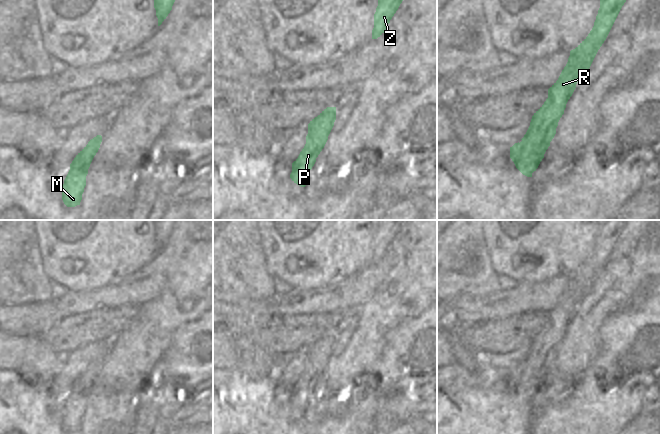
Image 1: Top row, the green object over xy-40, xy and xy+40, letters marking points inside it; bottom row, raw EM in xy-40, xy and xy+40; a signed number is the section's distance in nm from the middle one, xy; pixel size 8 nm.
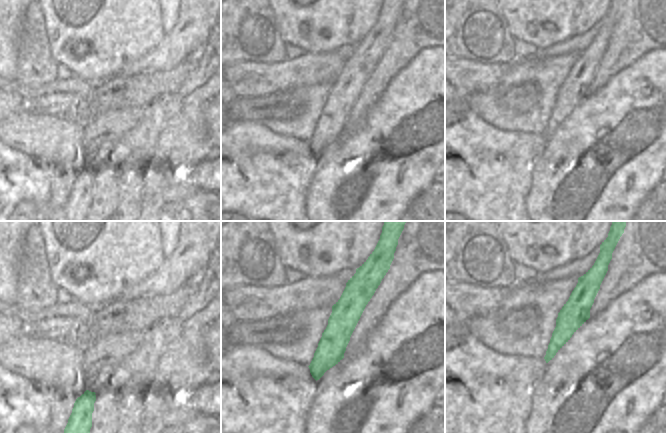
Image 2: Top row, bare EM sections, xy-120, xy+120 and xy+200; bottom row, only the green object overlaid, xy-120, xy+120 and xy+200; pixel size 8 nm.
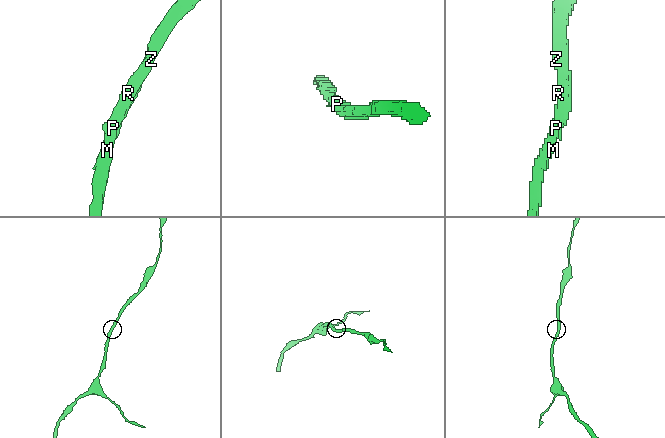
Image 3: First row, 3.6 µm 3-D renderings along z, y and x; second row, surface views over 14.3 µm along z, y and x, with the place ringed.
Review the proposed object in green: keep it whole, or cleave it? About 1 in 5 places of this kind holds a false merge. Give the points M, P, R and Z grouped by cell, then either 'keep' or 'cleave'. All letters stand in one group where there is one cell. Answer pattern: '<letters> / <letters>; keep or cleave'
M P R Z; keep

